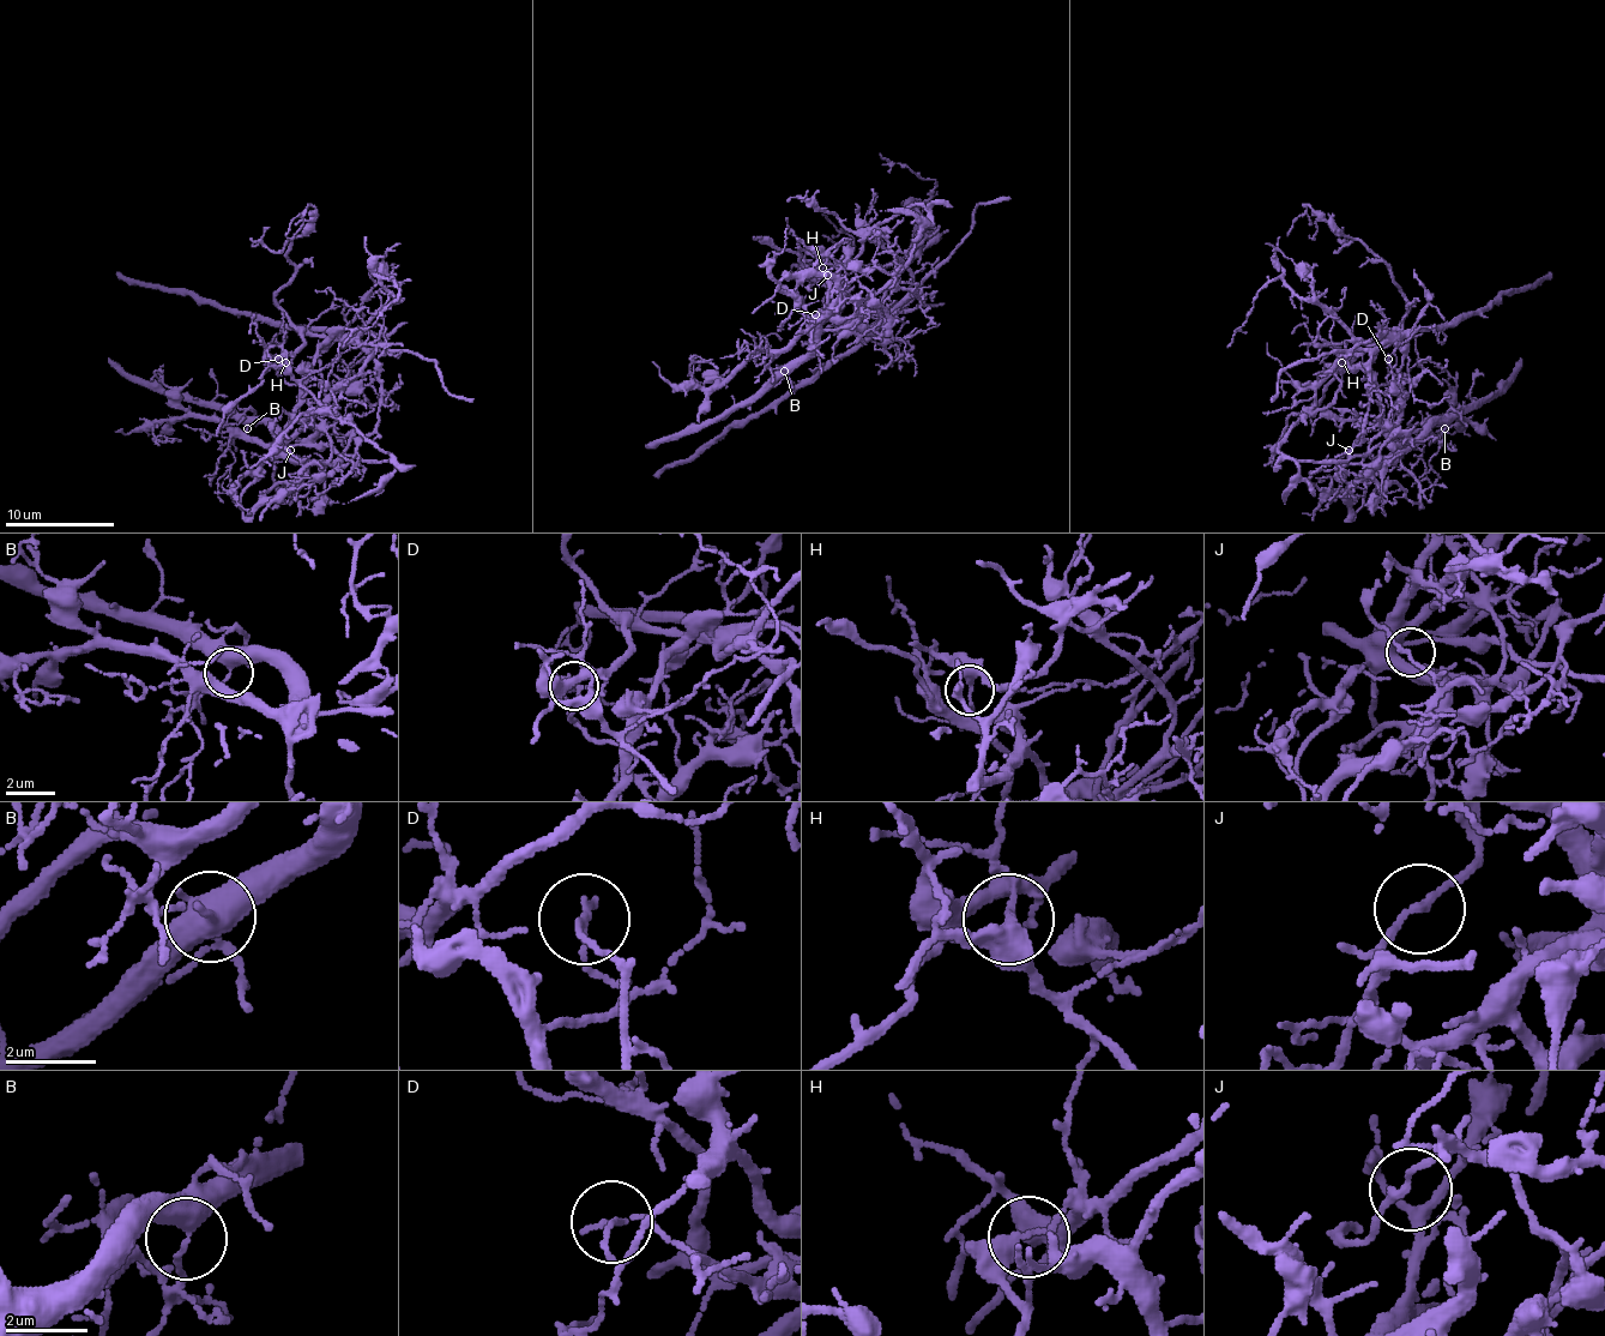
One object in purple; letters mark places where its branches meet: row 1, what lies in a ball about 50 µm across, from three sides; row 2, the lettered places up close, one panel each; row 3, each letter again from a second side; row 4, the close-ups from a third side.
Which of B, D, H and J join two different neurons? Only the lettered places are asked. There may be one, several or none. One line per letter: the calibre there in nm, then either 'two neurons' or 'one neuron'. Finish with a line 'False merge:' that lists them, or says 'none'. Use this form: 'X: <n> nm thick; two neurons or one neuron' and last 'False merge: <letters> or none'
B: 320 nm thick; one neuron
D: 150 nm thick; two neurons
H: 280 nm thick; two neurons
J: 150 nm thick; one neuron
False merge: D, H

